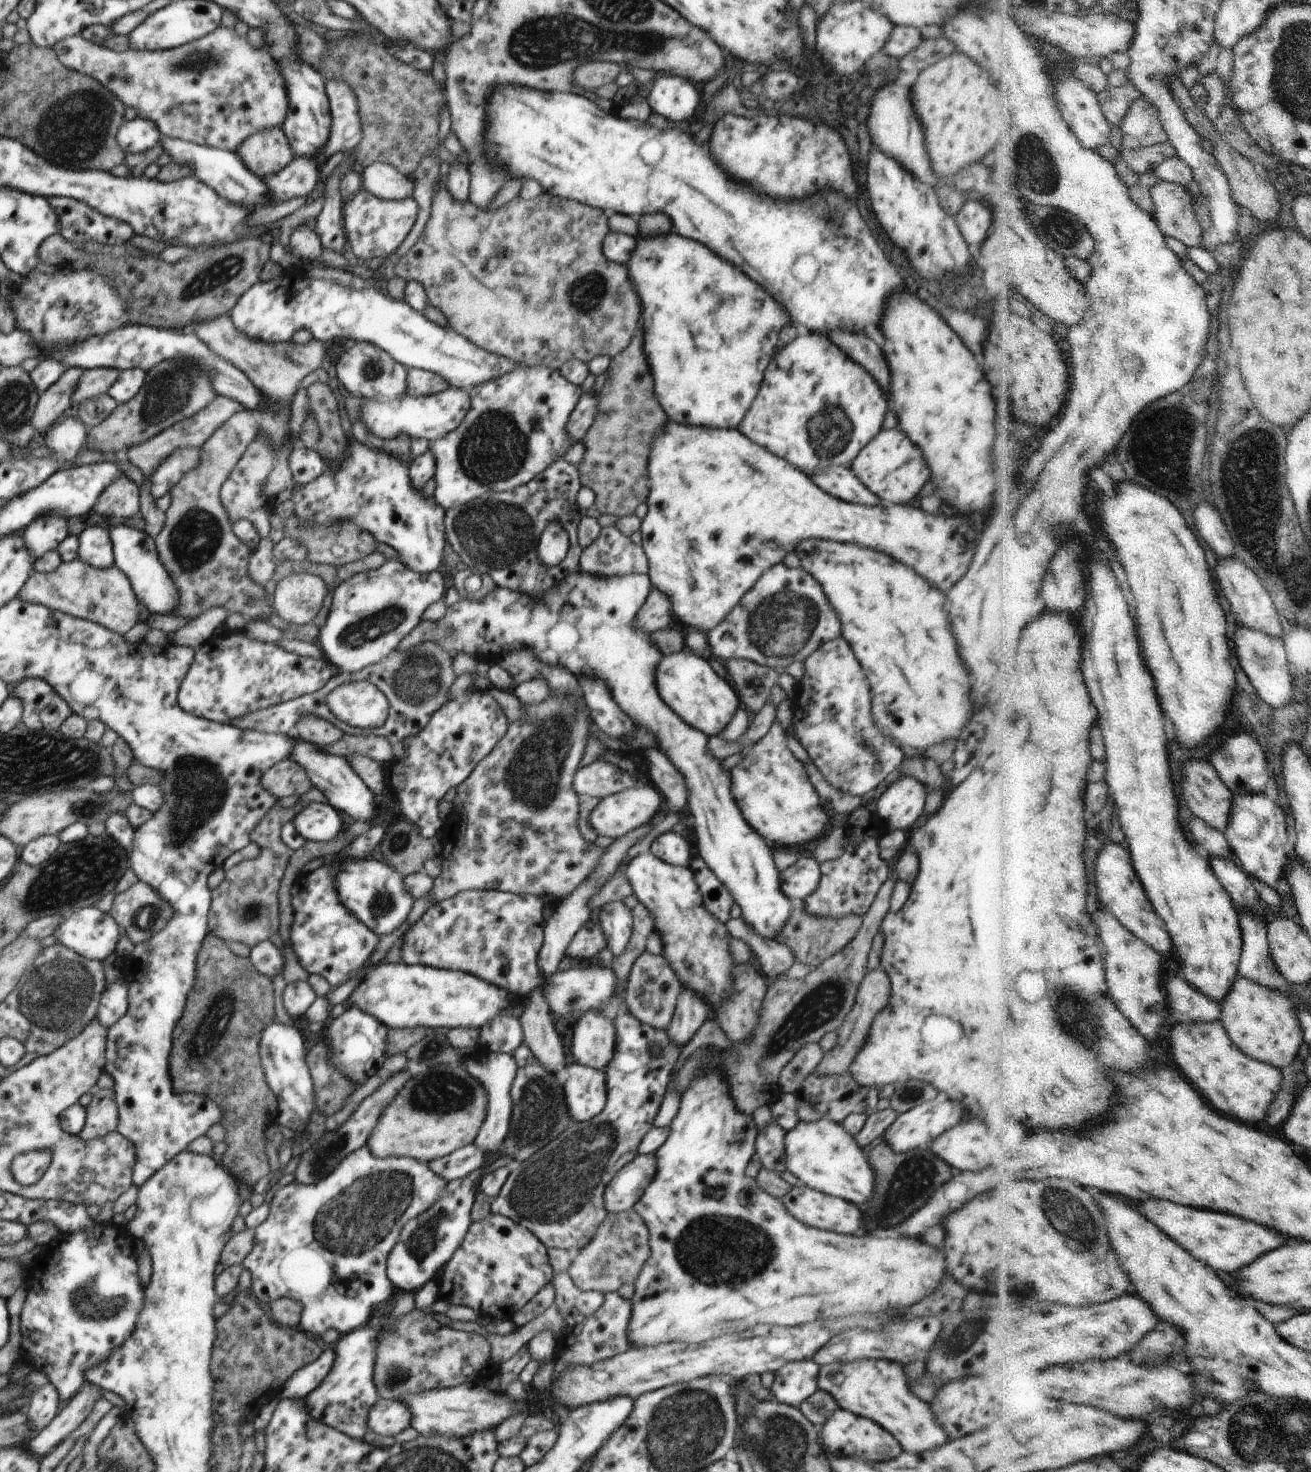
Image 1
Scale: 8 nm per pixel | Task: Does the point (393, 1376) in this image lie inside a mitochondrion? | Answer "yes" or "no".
yes

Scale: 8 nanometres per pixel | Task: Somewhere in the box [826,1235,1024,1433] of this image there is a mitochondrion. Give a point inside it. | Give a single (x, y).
(964, 1338)

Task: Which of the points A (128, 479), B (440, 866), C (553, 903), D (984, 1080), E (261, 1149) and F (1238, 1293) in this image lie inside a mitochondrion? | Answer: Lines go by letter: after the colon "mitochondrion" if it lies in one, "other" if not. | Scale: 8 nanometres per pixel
A: other
B: other
C: other
D: other
E: other
F: other

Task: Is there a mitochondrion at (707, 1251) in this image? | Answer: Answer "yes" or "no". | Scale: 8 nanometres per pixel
yes

